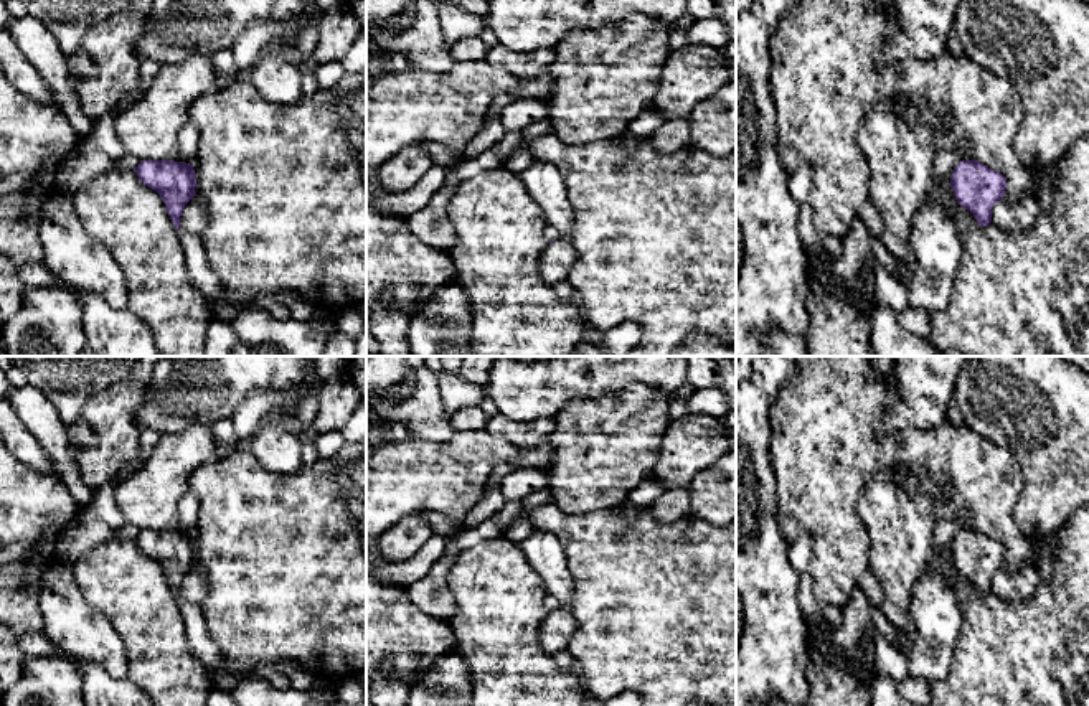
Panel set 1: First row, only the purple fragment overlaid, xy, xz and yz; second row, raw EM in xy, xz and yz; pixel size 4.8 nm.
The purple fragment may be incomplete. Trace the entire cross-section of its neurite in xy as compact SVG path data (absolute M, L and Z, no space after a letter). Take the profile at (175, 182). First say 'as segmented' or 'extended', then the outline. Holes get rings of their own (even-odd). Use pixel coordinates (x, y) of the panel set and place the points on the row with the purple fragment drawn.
as segmented; M140 160L134 172L144 185L160 195L175 229L178 229L182 211L195 196L193 165L173 160Z

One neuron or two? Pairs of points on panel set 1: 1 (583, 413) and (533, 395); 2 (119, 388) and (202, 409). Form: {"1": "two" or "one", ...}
{"1": "two", "2": "two"}

